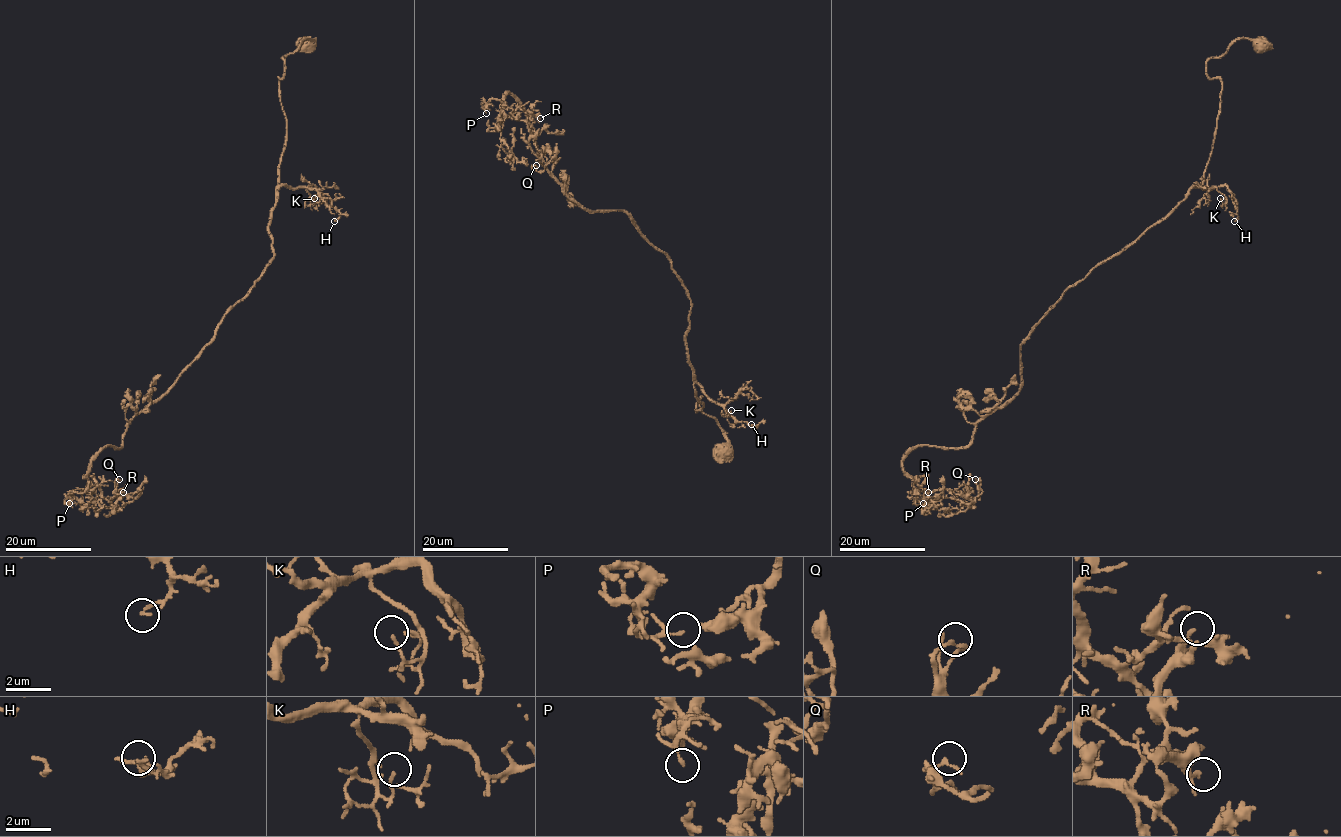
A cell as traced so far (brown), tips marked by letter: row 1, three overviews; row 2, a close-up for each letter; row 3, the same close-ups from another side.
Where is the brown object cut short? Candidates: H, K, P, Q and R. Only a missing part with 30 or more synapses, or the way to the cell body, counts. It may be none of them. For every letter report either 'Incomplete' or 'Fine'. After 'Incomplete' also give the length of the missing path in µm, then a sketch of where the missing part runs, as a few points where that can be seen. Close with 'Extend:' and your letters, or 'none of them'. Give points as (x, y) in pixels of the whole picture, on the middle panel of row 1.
H: Fine
K: Fine
P: Fine
Q: Fine
R: Fine
Extend: none of them

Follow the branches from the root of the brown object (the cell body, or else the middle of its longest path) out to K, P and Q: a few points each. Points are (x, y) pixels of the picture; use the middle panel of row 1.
K: (722, 451), (724, 433), (702, 410), (702, 396), (695, 410), (703, 405), (693, 385), (727, 417), (731, 410)
P: (722, 451), (702, 396), (695, 410), (691, 302), (672, 261), (624, 211), (565, 191), (509, 93), (486, 113)
Q: (722, 451), (672, 261), (624, 211), (565, 191), (508, 93), (536, 165)

